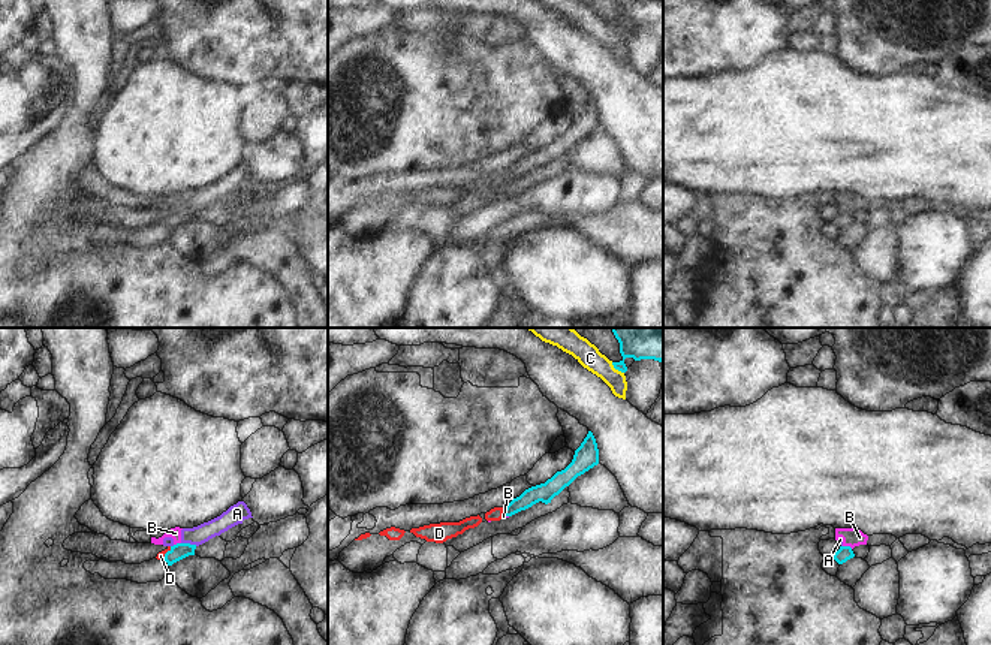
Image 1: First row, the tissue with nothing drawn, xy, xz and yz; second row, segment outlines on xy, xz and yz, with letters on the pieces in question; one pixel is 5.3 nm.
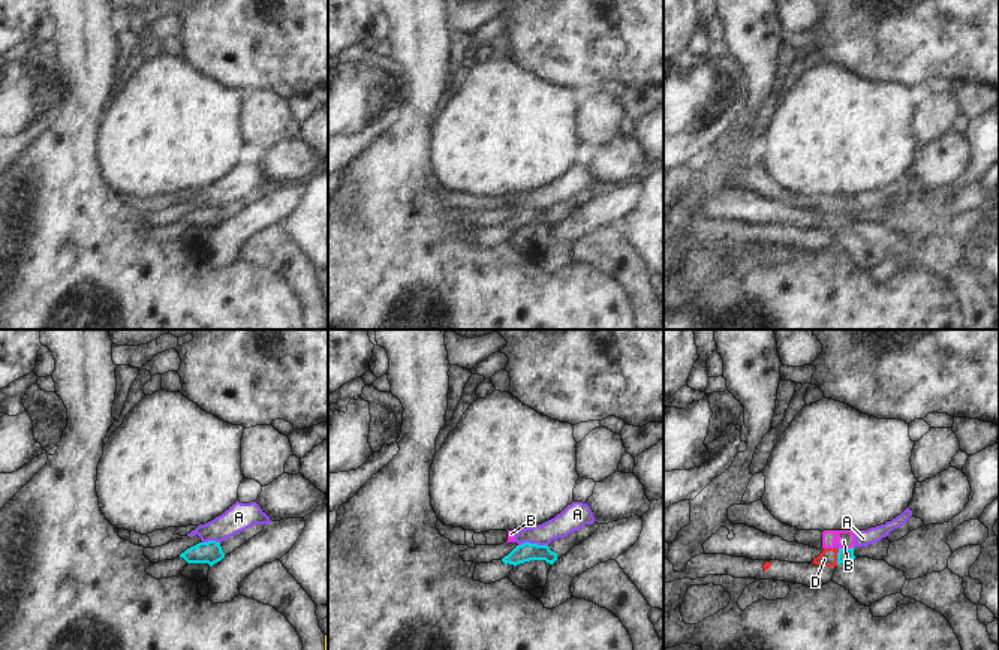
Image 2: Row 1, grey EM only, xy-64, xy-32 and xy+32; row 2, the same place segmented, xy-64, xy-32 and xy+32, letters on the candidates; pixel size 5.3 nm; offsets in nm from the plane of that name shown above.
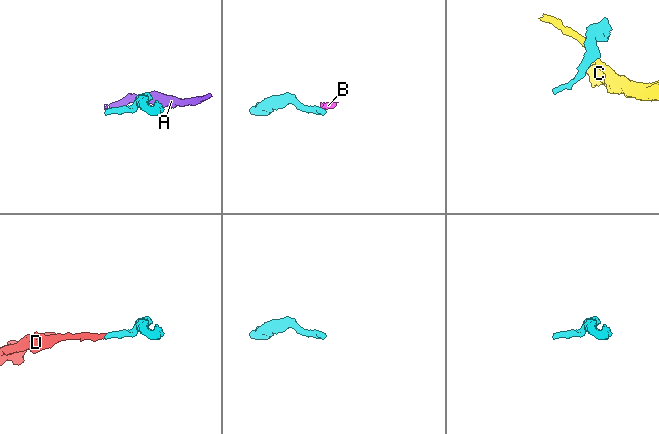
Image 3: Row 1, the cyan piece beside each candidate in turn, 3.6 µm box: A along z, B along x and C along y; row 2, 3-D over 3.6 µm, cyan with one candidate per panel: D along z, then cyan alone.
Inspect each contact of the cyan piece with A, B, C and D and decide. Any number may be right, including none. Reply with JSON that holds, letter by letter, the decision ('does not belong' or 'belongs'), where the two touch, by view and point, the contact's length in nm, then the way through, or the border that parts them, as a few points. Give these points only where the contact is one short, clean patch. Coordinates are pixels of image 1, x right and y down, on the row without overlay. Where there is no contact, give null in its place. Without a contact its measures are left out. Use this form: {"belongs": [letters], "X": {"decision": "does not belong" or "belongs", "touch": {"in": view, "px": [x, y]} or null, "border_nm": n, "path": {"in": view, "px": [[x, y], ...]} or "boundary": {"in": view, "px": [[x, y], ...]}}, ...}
{"belongs": ["D"], "A": {"decision": "does not belong", "touch": {"in": "xy", "px": [189, 208]}, "border_nm": 90, "boundary": {"in": "xy", "px": [[181, 207], [196, 210]]}}, "B": {"decision": "does not belong", "touch": {"in": "yz", "px": [848, 211]}, "border_nm": 60, "boundary": {"in": "yz", "px": [[843, 210], [852, 213]]}}, "C": {"decision": "does not belong", "touch": {"in": "xz", "px": [617, 33]}, "border_nm": 90, "boundary": {"in": "xz", "px": [[611, 27], [623, 38]]}}, "D": {"decision": "belongs", "touch": {"in": "xz", "px": [503, 175]}, "border_nm": 60, "path": {"in": "xz", "px": [[545, 157], [533, 159], [503, 175], [496, 178]]}}}

